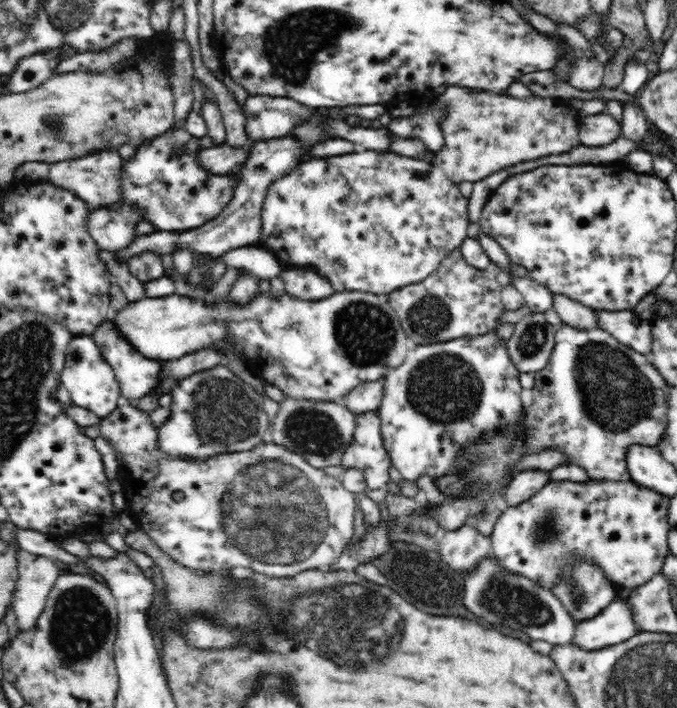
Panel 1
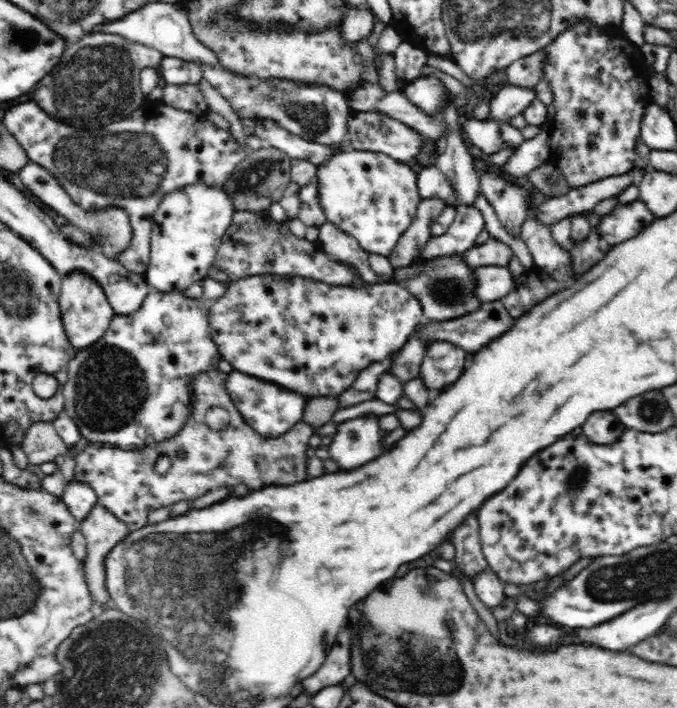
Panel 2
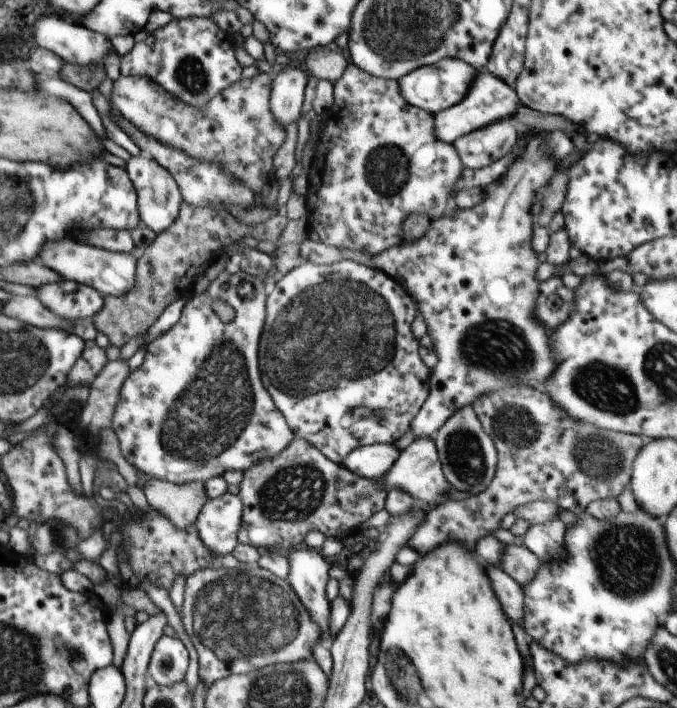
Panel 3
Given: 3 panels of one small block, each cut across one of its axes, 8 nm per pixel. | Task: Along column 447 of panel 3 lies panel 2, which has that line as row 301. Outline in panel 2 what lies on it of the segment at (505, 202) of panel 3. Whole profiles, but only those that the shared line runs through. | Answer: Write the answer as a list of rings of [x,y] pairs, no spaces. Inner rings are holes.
[[[262,274],[241,278],[236,282],[229,283],[226,292],[217,300],[210,301],[209,304],[209,330],[218,351],[224,360],[232,364],[233,370],[240,371],[244,374],[272,382],[280,385],[284,389],[290,389],[302,396],[312,397],[338,397],[348,390],[360,371],[375,362],[387,359],[392,353],[398,352],[406,341],[414,334],[417,327],[424,321],[422,304],[418,298],[415,298],[406,287],[400,283],[382,282],[376,284],[365,283],[360,287],[330,285],[318,280],[291,277],[290,275]]]

